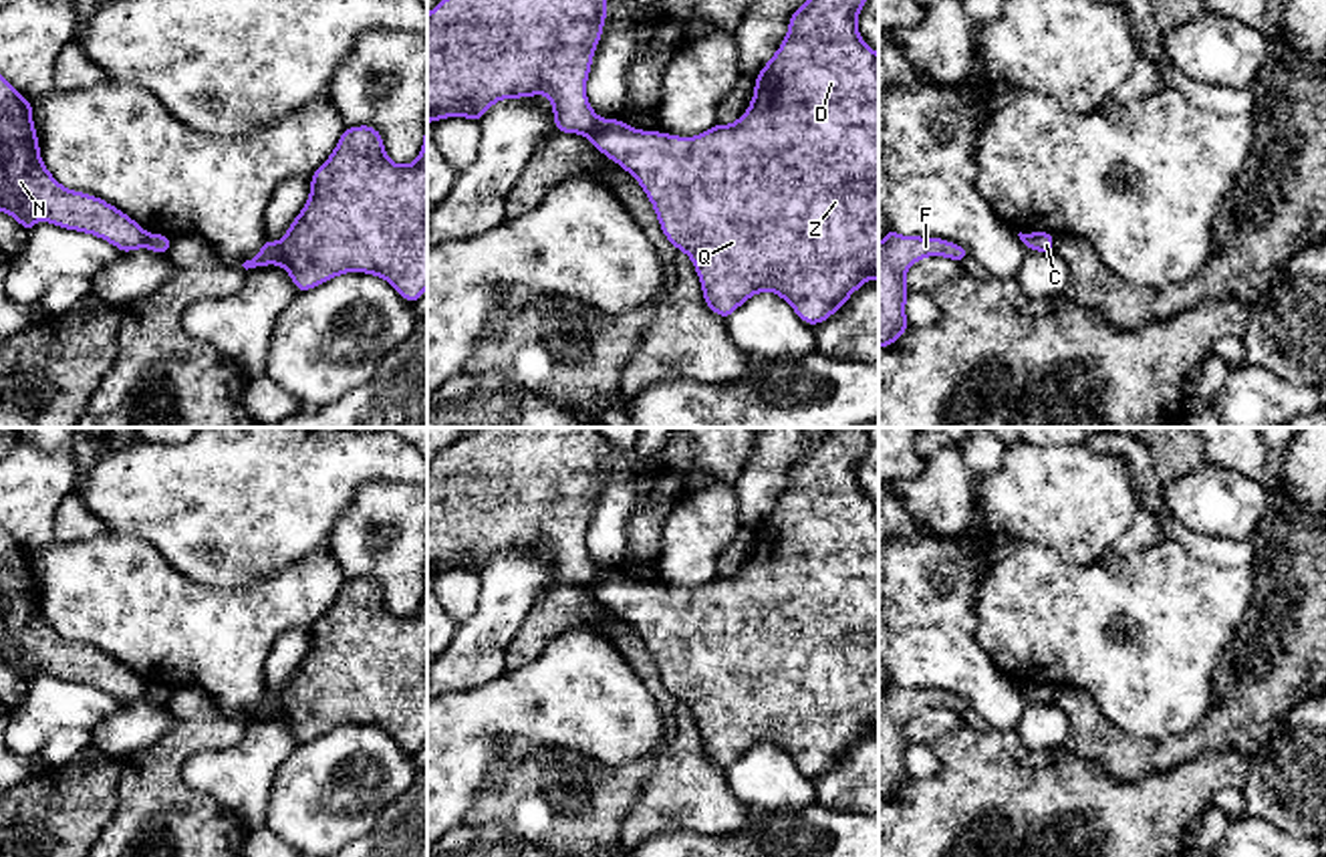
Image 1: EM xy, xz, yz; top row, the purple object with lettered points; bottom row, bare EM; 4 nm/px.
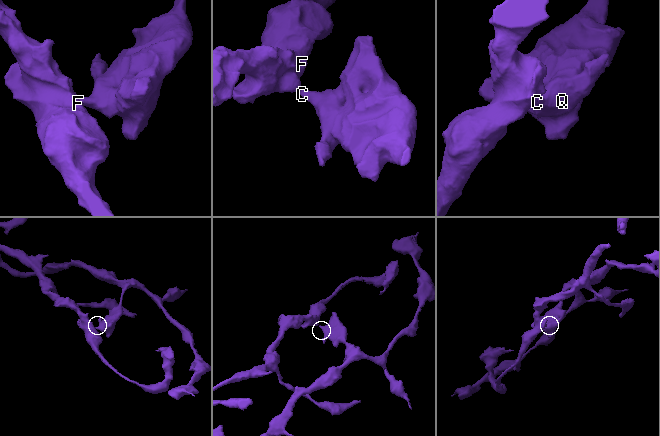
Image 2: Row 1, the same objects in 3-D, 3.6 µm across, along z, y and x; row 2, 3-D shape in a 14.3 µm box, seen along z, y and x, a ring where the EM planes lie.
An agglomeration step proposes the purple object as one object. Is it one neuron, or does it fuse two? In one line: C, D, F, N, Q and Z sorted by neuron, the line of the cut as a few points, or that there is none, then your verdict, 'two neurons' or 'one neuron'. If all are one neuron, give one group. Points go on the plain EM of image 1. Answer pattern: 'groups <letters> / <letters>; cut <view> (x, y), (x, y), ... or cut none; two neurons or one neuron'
groups C D Q Z / F N; cut xz (601, 571), (587, 585); two neurons

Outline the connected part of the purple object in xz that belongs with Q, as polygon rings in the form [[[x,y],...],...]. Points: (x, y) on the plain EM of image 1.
[[[826,427],[812,442],[806,456],[790,468],[788,486],[768,516],[756,526],[754,550],[732,577],[713,577],[695,589],[659,583],[639,583],[621,571],[601,571],[588,585],[590,595],[627,621],[645,641],[659,669],[665,690],[685,704],[699,728],[705,756],[727,770],[746,750],[770,742],[780,746],[806,776],[818,776],[844,758],[848,748],[867,732],[879,732],[879,506],[860,490],[856,468],[871,444],[867,427]]]

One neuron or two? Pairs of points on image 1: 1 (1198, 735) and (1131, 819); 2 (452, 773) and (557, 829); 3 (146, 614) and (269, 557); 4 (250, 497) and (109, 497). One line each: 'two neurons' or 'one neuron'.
1: two neurons
2: two neurons
3: two neurons
4: one neuron

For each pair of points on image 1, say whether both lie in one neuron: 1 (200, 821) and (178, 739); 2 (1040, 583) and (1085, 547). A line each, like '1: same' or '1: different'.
1: same
2: different

